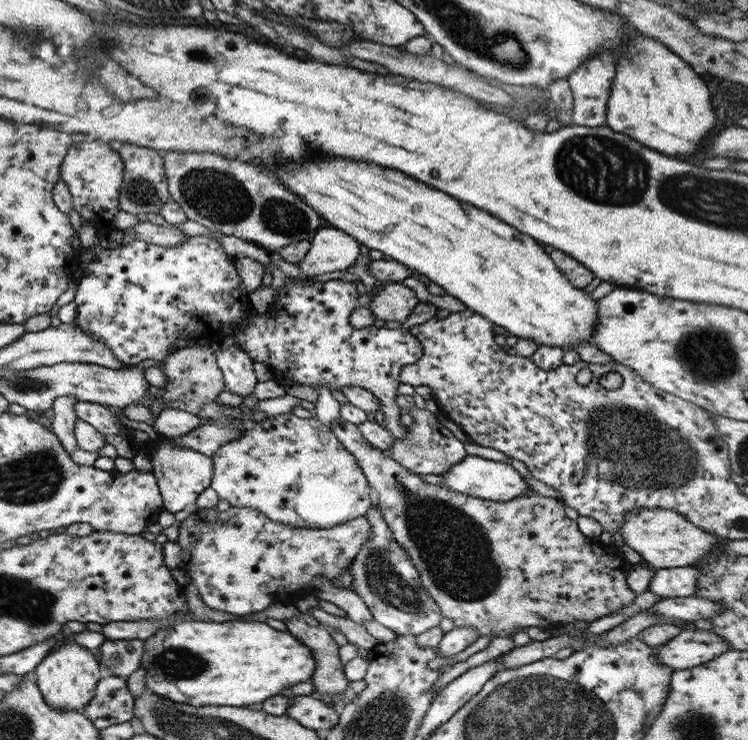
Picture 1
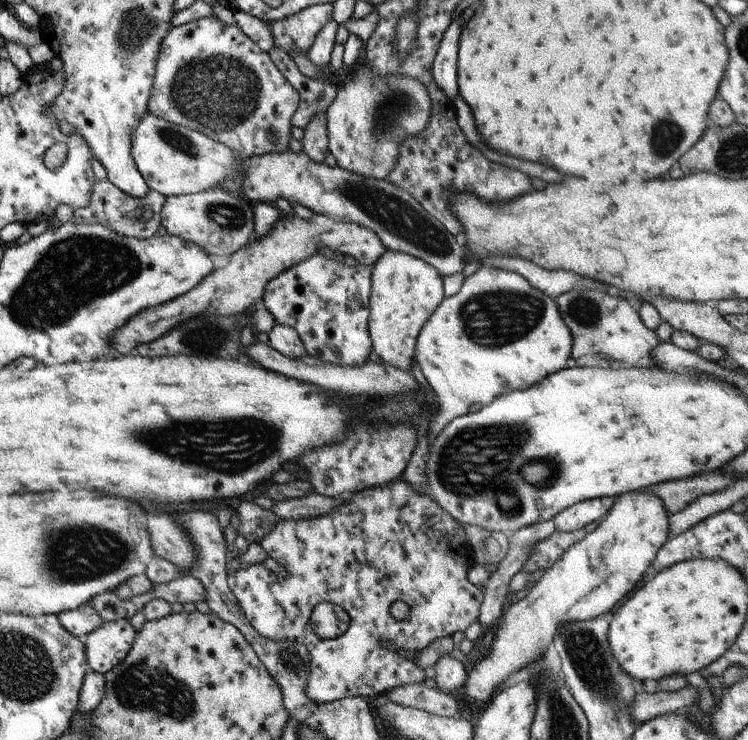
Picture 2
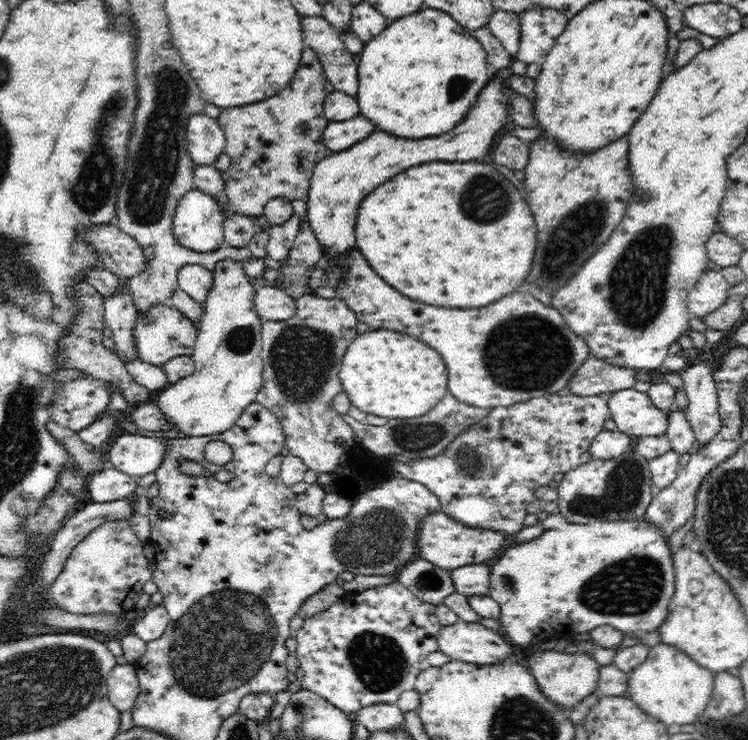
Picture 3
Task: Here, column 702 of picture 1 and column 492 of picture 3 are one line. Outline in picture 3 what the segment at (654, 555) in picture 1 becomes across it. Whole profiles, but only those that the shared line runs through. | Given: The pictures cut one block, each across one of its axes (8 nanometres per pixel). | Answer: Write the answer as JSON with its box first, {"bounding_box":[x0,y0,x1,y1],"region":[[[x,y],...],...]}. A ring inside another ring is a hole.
{"bounding_box":[417,510,508,571],"region":[[[441,510],[422,516],[417,537],[417,554],[420,558],[430,562],[434,567],[444,571],[452,571],[467,565],[486,564],[498,552],[502,552],[505,539],[508,536],[492,529],[471,528],[444,514]]]}

